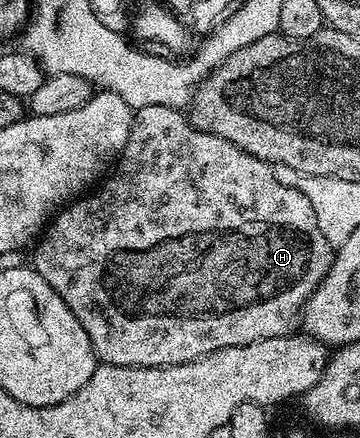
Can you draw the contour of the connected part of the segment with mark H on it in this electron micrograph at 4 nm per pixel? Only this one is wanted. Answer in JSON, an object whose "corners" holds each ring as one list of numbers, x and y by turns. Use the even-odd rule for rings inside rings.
{"corners":[[142,106,135,109,130,138,126,138,126,146,120,151,114,167,103,177,99,187,64,205,52,217,35,248,36,272,56,291,58,298,70,306,74,318,78,318,82,330,86,330,90,338,97,361,139,368,185,364,230,346,246,346,250,342,289,335,295,329,292,328,295,324,297,327,304,303,322,282,322,278,326,278,334,255,334,245,326,242,326,234,322,234,314,206,310,206,310,198,306,198,306,194,290,186,282,186,282,182,274,178,273,165,246,154,246,150,238,150,234,142,226,142,226,138,218,138,218,134,206,134,198,130,181,109,170,106]]}

